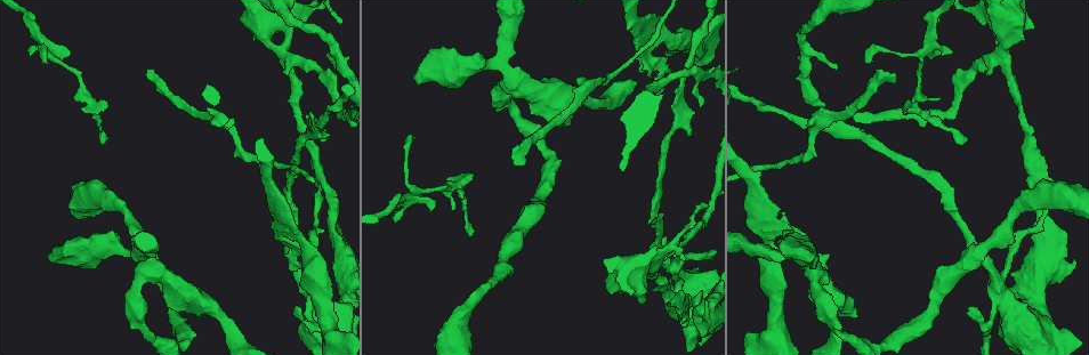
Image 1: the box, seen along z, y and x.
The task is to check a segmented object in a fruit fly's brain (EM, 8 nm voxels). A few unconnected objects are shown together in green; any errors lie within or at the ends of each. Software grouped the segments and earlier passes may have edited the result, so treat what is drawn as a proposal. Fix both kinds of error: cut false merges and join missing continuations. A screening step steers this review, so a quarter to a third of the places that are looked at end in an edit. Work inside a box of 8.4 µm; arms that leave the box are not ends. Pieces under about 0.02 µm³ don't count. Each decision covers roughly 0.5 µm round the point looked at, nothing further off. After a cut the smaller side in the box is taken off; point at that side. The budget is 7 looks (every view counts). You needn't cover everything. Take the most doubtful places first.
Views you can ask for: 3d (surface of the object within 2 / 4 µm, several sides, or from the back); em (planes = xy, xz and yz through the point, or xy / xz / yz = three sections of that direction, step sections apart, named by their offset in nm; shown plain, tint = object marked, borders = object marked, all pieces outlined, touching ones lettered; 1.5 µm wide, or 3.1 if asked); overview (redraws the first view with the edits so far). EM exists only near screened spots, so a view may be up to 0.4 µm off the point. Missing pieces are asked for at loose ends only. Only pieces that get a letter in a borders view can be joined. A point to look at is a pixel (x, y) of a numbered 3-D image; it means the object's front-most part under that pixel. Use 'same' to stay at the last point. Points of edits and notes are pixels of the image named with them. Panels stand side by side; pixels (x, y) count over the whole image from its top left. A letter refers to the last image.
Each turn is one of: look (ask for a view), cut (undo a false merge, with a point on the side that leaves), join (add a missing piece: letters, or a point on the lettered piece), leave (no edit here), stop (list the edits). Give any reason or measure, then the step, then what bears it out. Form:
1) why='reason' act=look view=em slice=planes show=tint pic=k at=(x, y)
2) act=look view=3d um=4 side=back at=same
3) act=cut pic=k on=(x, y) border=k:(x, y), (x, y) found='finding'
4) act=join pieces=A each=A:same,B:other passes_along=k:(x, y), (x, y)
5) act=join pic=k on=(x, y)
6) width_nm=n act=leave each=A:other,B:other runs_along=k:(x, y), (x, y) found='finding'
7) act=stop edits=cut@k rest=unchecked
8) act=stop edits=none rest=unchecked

why='stops while still wide' act=look view=em slice=planes show=borders pic=1 at=(50, 258)

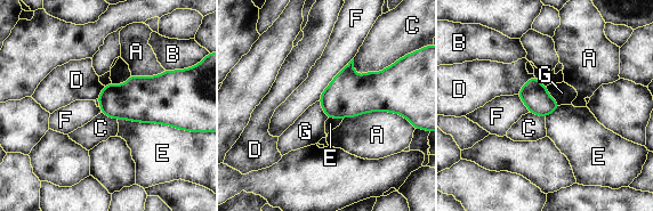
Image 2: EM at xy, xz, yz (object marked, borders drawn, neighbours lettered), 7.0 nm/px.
act=leave each=A:other,B:other,C:other,D:other,E:other,F:other,G:other border=2:(546, 87), (549, 95), (559, 105) found='none of them fits'

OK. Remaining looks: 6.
why='four arms meet' act=look view=em slice=planes show=borders pic=1 at=(762, 236)

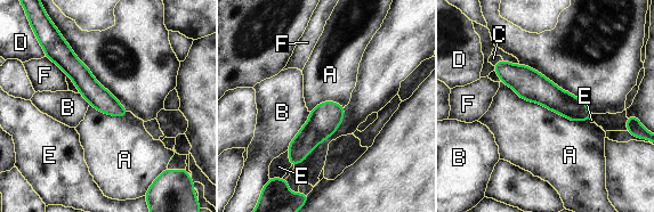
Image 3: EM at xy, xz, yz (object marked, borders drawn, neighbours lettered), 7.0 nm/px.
longest_contact=A:700nm act=leave each=A:other,B:other,C:other,D:other,E:other,F:other runs_along=3:(499, 64), (509, 74), (588, 115) found='continuous, no second neuron'

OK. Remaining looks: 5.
why='thin end' act=look view=3d um=2 pic=1 at=(965, 140)

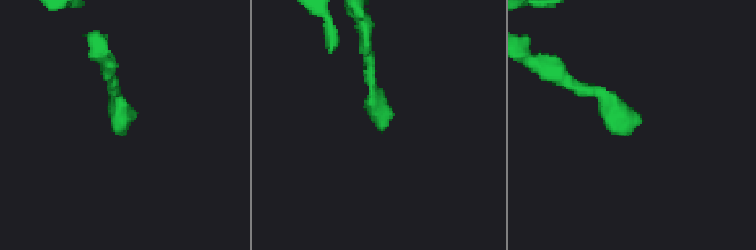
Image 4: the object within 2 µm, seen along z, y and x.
act=look view=em slice=planes show=borders pic=4 at=(121, 122)

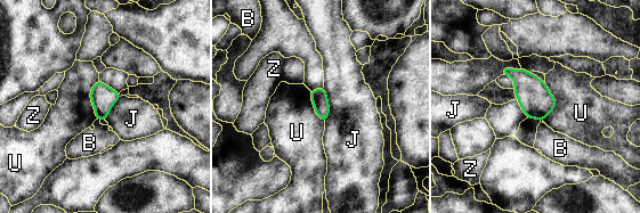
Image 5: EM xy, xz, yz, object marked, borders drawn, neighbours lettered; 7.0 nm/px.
longest_contact=U:280nm act=leave each=B:other,J:other,U:other,Z:other border=5:(98, 79), (90, 92), (96, 119) found='none of them fits'

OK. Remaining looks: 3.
act=stop edits=none rest=unchecked

